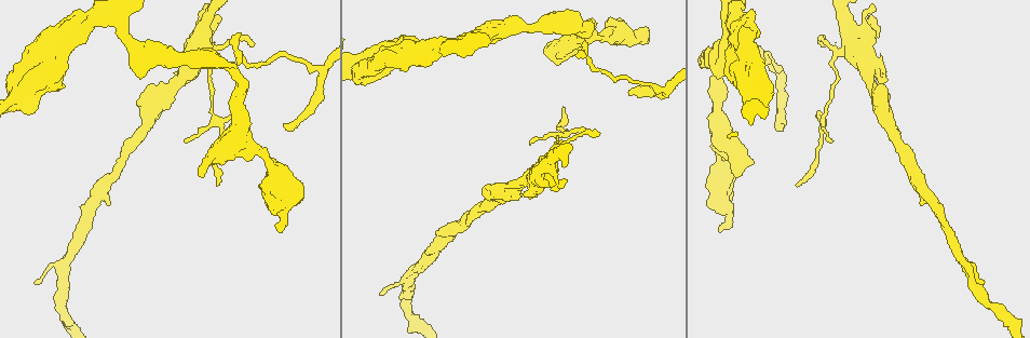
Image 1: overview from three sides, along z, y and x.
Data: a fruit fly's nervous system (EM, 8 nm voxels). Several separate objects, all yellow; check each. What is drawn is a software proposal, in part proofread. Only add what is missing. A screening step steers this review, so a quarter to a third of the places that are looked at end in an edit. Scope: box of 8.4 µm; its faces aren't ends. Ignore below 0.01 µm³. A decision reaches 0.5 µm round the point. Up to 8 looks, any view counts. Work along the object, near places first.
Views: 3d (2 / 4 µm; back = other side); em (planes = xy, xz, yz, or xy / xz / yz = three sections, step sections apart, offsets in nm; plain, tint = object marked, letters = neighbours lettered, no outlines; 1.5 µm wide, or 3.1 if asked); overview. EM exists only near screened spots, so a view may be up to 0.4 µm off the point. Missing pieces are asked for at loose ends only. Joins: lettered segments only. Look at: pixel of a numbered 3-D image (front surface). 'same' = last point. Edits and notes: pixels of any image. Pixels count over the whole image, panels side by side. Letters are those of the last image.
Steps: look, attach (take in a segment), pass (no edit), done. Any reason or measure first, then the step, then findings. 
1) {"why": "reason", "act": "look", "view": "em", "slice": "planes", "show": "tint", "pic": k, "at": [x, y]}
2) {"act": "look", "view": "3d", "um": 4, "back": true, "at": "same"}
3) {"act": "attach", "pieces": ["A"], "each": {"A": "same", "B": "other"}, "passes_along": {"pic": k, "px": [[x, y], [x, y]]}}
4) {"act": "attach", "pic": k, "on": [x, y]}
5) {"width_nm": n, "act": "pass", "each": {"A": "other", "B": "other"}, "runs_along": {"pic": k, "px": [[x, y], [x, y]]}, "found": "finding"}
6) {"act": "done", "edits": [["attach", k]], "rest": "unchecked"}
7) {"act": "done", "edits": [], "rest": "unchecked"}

{"why": "free end", "act": "look", "view": "em", "slice": "planes", "show": "letters", "pic": 1, "at": [596, 135]}

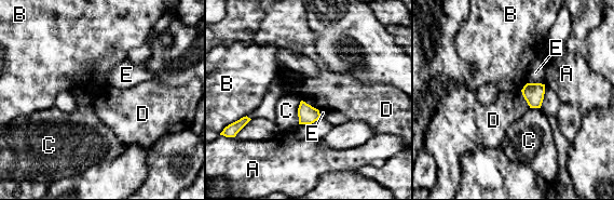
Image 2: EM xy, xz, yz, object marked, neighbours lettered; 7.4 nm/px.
{"width_nm": 140, "act": "pass", "each": {"A": "other", "B": "other", "C": "other", "D": "other", "E": "other"}, "border": {"pic": 2, "px": [[527, 82], [541, 82], [543, 84]]}, "found": "none of them fits"}

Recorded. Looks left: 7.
{"why": "branch stops here", "act": "look", "view": "em", "slice": "planes", "show": "letters", "pic": 1, "at": [780, 123]}

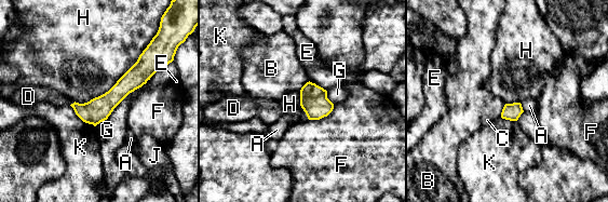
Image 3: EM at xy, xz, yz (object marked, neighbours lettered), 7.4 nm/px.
{"longest_contact_nm": ["H", 750], "act": "attach", "pieces": ["D"], "each": {"A": "other", "B": "other", "C": "other", "D": "same", "E": "other", "F": "other", "G": "other", "H": "other", "J": "other", "K": "other"}, "passes_along": {"pic": 3, "px": [[98, 109], [73, 103], [41, 94]]}, "found": "it goes on there"}

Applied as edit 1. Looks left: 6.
{"why": "redraw", "act": "look", "view": "overview"}

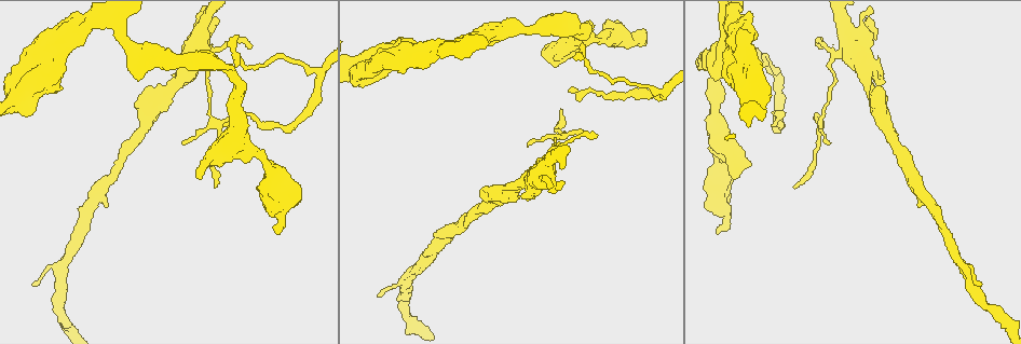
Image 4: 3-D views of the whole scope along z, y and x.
{"why": "branch stops here", "act": "look", "view": "3d", "um": 2, "back": true, "pic": 4, "at": [718, 234]}

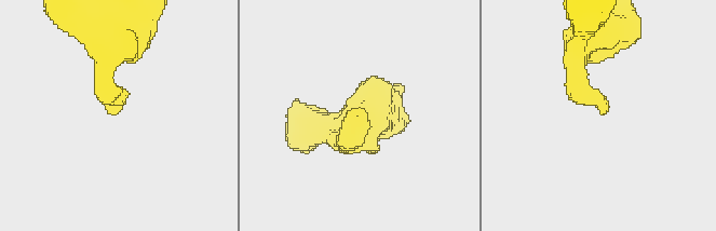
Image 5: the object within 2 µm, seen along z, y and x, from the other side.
{"act": "look", "view": "em", "slice": "xy", "step": 4, "show": "tint", "pic": 5, "at": [359, 109]}

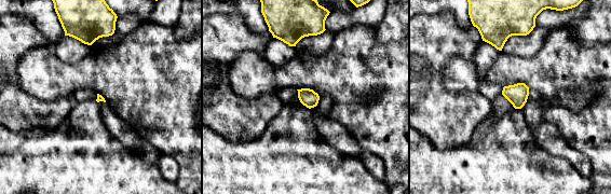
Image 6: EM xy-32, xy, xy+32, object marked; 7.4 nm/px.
{"act": "look", "view": "em", "slice": "planes", "show": "letters", "at": "same"}

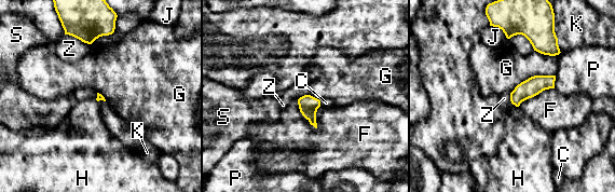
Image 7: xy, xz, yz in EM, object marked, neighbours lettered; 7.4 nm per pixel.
{"act": "pass", "each": {"C": "other", "F": "other", "G": "other", "H": "other", "J": "other", "K": "other", "P": "other", "S": "other", "Z": "other"}, "found": "no lettered segment goes on from it"}

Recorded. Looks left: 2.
{"act": "done", "edits": [["attach", 3]], "rest": "unchecked"}

